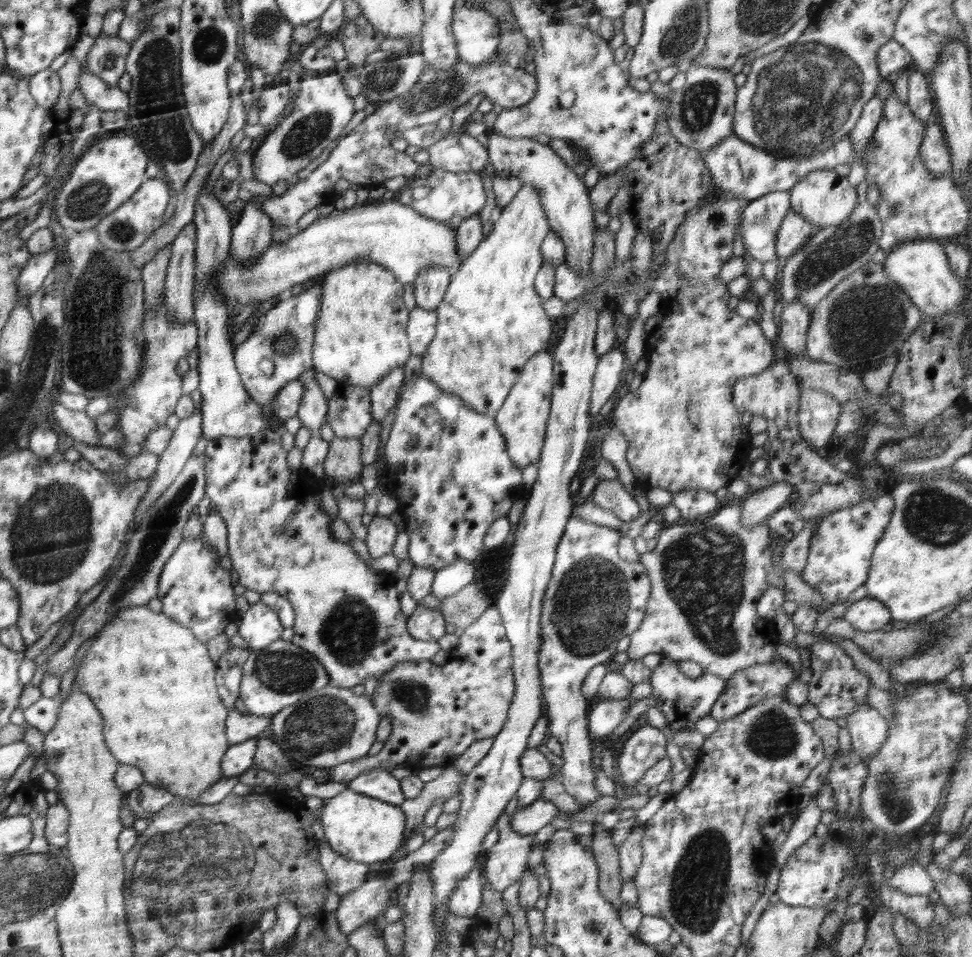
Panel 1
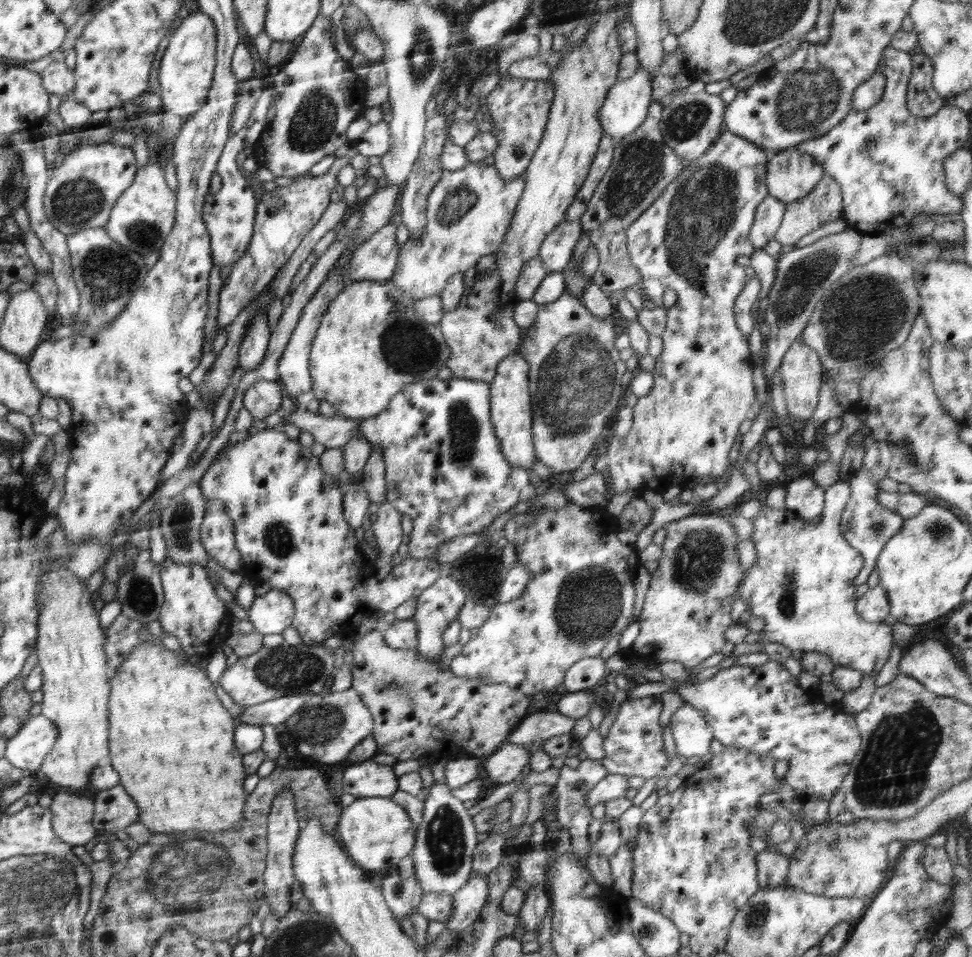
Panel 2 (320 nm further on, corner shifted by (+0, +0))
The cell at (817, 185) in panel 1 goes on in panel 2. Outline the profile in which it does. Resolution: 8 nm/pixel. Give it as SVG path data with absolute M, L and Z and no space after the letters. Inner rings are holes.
M787 148L783 151L770 153L770 157L767 159L765 180L768 195L784 203L800 201L814 190L824 175L825 170L820 164L816 164L813 154L800 152L797 148Z

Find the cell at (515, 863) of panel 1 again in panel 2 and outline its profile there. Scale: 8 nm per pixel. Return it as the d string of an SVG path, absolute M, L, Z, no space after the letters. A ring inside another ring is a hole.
M474 874L453 894L453 911L445 925L457 938L479 917L488 898L487 874Z

